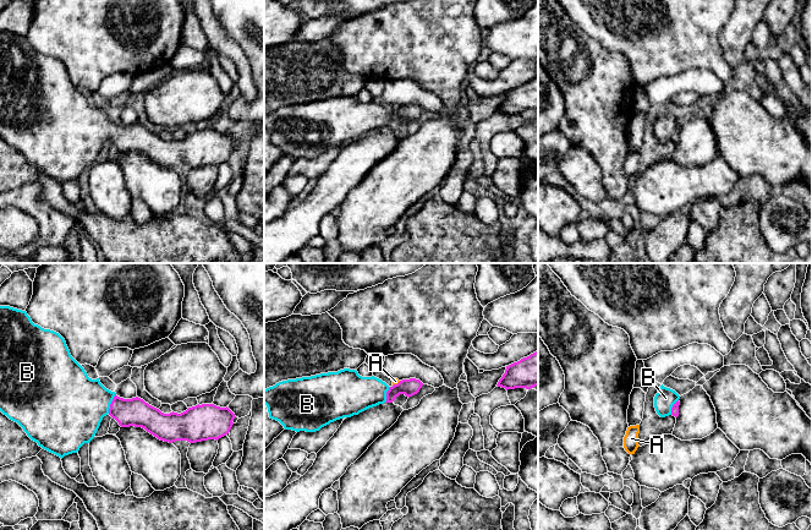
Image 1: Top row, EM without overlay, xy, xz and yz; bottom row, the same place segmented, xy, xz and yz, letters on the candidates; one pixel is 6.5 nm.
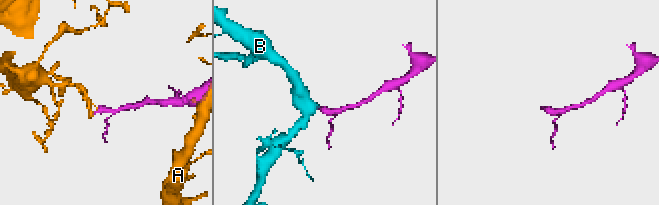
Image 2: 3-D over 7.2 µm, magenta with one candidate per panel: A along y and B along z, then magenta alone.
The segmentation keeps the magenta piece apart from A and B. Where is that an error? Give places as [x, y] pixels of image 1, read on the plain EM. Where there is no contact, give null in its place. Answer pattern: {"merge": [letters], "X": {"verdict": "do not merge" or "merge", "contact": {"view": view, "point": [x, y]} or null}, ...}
{"merge": ["B"], "A": {"verdict": "do not merge", "contact": {"view": "xz", "point": [398, 109]}}, "B": {"verdict": "merge", "contact": {"view": "xy", "point": [111, 129]}}}

